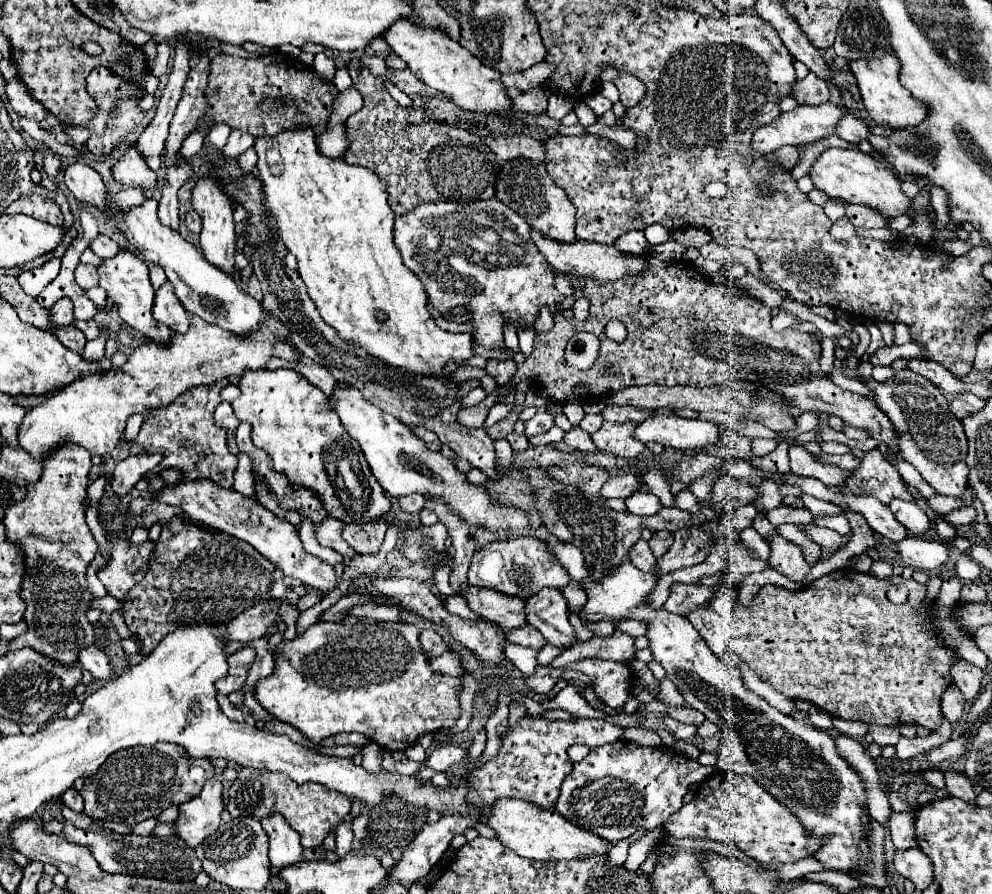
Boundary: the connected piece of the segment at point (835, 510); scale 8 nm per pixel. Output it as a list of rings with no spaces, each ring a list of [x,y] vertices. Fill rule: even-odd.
[[[803,495],[801,499],[813,517],[827,517],[827,515],[839,515],[841,513],[841,507],[837,507],[835,503],[825,503],[821,499],[813,499],[807,495]]]

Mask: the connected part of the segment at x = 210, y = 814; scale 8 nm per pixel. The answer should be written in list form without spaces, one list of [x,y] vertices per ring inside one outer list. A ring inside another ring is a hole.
[[[211,777],[197,797],[189,803],[181,803],[179,817],[173,821],[175,835],[195,849],[205,837],[219,829],[223,811],[223,783],[221,779]]]

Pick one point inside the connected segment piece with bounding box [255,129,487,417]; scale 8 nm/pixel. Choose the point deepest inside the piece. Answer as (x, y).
(334, 217)

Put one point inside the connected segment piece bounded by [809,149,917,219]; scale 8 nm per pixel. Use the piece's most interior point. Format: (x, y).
(847, 174)

